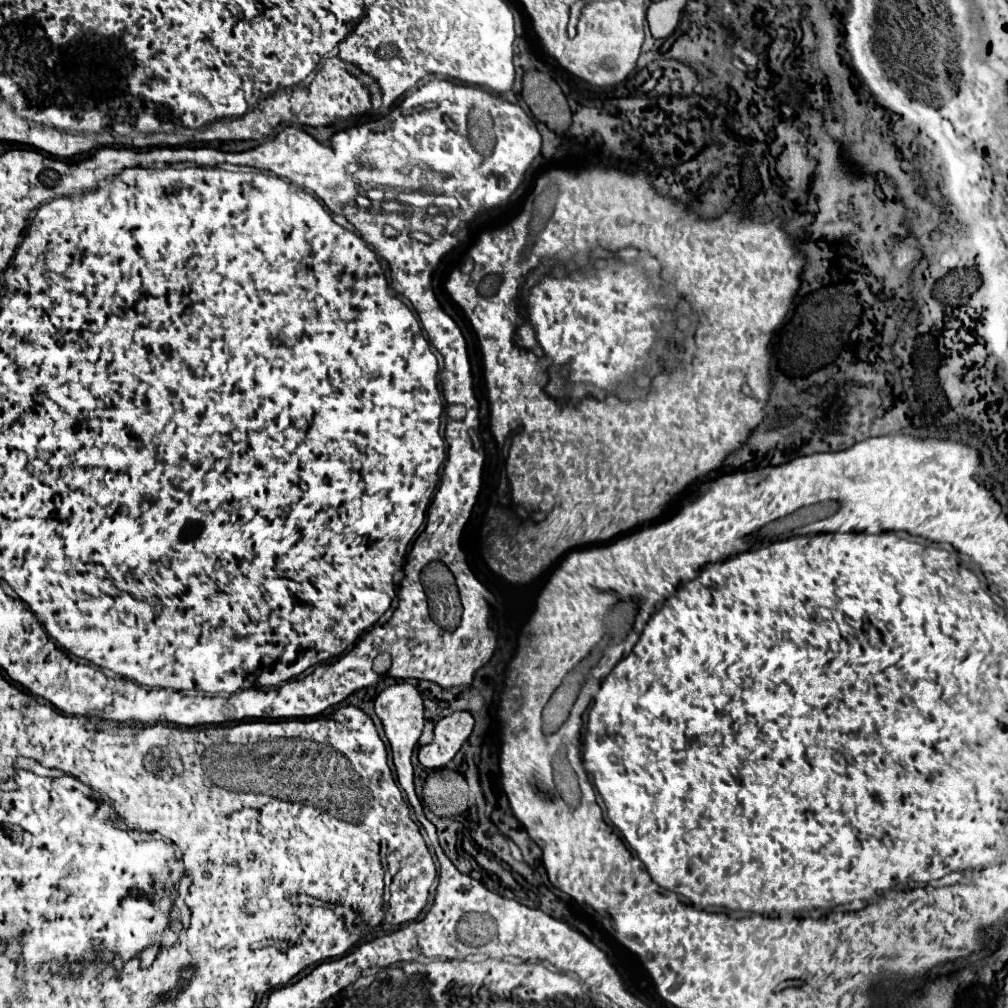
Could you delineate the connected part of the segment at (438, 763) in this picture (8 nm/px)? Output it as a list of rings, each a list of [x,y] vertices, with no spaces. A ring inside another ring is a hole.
[[[455,712],[451,716],[441,718],[433,728],[433,740],[427,744],[429,760],[425,760],[425,746],[419,746],[419,762],[431,770],[443,768],[459,752],[463,742],[469,738],[471,730],[473,716],[469,712]]]

